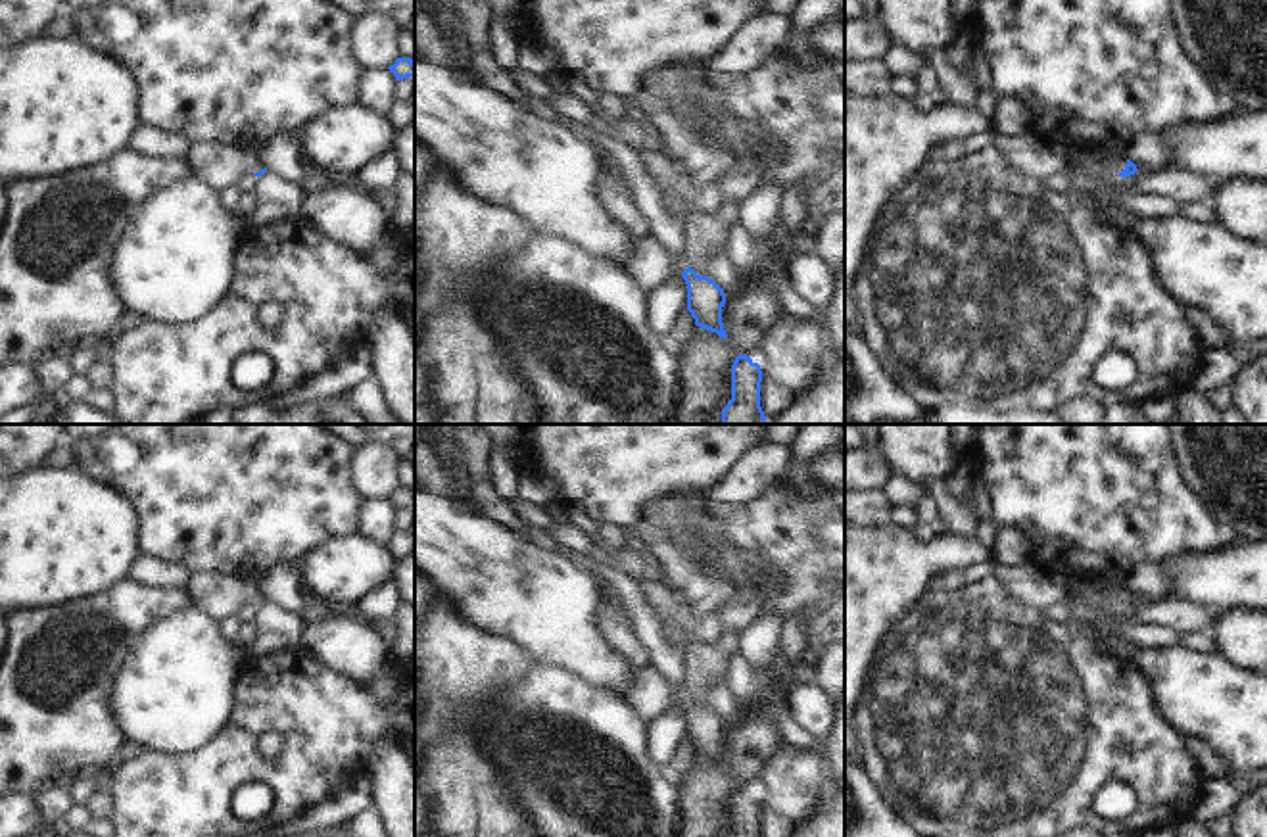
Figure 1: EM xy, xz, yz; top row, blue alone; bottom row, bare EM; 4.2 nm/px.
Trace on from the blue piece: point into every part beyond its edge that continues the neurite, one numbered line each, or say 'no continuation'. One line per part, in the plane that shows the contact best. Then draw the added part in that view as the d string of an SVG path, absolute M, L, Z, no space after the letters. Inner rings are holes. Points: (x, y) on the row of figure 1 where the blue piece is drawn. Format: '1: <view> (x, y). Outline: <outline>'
1: yz (1112, 164). Outline: M1125 150L1102 154L1096 165L1098 165L1098 171L1117 177L1127 165Z

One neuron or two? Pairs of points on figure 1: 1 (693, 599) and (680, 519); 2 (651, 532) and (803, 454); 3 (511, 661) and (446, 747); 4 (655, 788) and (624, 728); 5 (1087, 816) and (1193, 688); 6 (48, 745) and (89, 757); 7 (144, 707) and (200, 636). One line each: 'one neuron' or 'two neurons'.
1: one neuron
2: two neurons
3: one neuron
4: one neuron
5: two neurons
6: one neuron
7: one neuron

